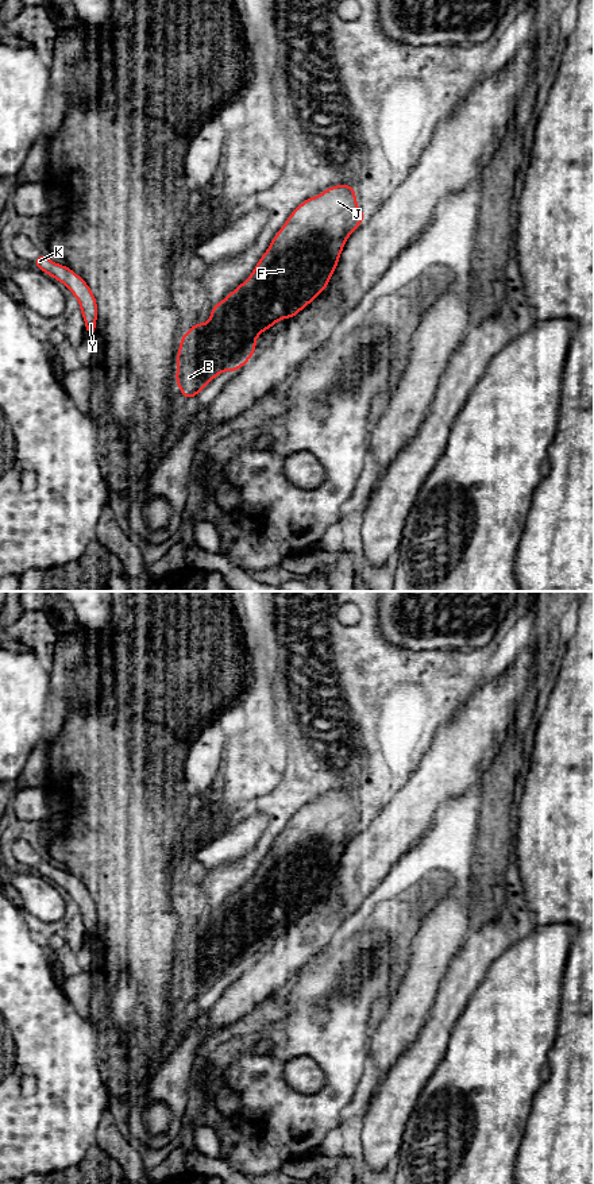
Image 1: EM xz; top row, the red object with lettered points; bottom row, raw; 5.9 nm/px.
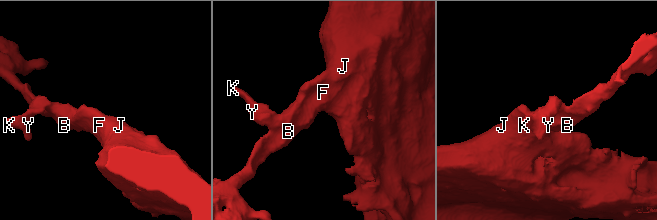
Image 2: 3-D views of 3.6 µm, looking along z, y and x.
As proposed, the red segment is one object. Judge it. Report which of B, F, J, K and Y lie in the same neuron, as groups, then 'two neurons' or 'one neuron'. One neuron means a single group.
B F J K Y; one neuron

